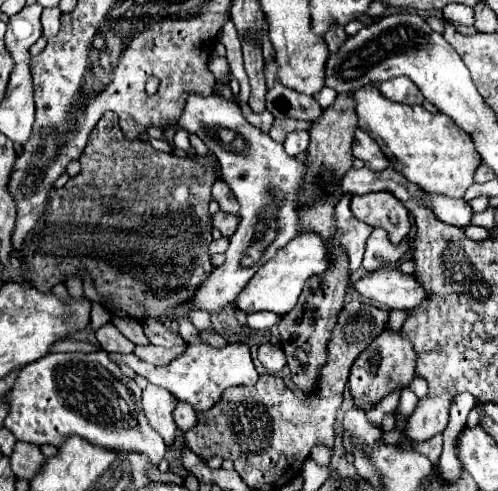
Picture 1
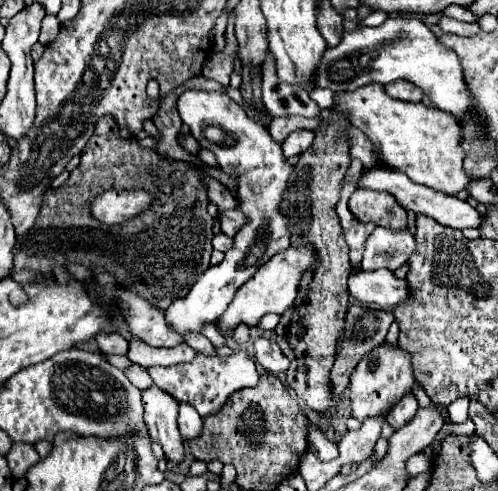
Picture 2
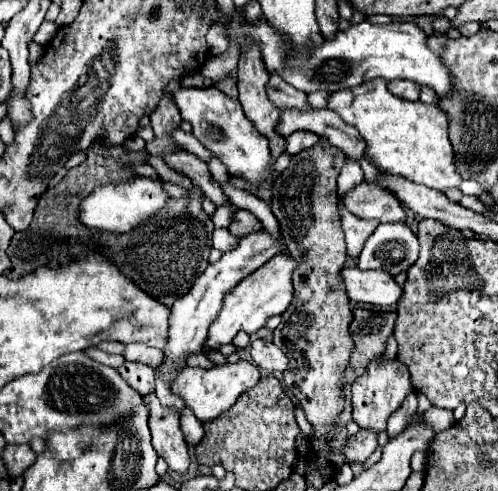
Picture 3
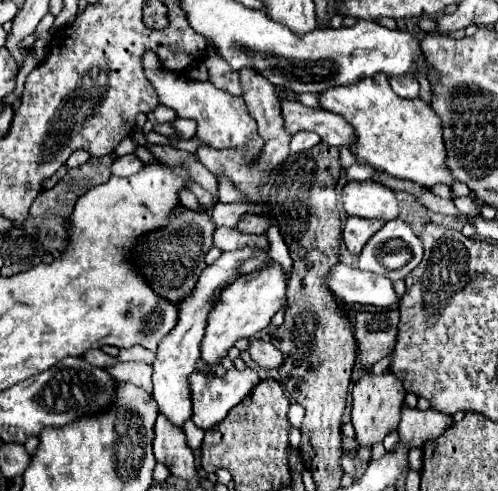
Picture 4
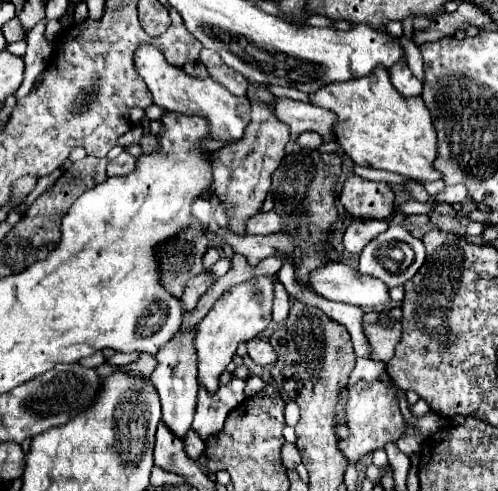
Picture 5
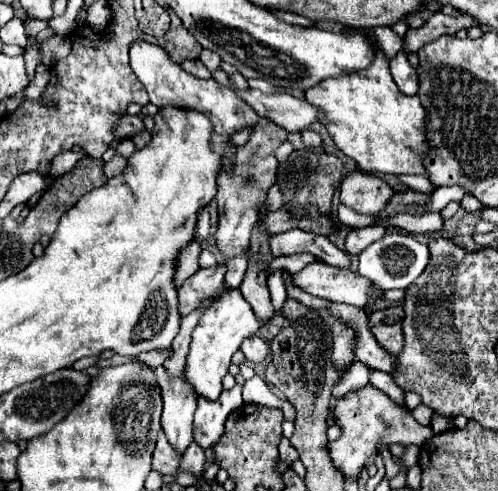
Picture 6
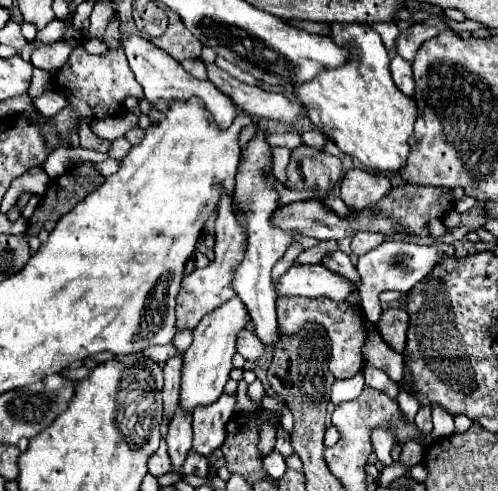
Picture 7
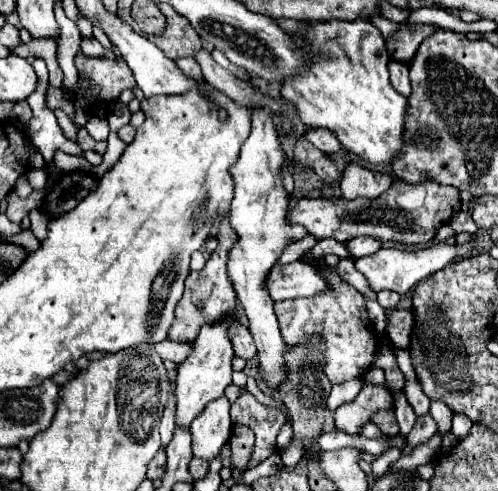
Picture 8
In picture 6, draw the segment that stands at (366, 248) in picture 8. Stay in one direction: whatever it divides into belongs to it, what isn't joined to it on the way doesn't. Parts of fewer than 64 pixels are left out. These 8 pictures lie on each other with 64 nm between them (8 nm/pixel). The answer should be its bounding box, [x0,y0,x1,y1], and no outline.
[346,226,386,254]

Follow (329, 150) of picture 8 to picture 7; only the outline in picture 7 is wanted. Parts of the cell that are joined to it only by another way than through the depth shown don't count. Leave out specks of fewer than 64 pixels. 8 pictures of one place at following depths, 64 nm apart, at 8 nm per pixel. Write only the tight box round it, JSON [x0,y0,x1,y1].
[302,130,328,150]

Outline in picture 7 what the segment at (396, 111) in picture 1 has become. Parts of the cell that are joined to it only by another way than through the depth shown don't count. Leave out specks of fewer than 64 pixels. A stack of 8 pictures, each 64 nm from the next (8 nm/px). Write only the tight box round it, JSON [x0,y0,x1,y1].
[292,22,418,172]

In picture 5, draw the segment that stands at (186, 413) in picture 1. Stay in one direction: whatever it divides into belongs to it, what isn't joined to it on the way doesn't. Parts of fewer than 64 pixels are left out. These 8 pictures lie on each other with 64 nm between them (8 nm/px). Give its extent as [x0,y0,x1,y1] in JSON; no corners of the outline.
[184,430,204,462]

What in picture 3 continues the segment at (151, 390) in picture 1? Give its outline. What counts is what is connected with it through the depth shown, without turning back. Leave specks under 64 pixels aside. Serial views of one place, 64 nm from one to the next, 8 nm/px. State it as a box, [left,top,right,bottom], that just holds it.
[144,394,190,474]

